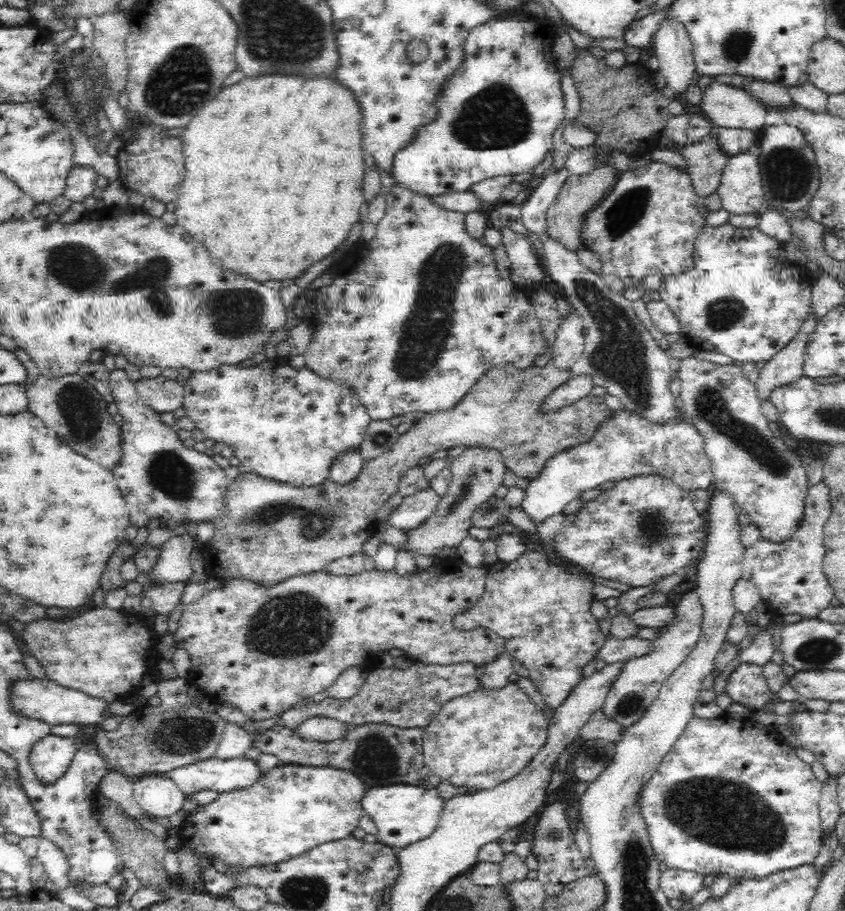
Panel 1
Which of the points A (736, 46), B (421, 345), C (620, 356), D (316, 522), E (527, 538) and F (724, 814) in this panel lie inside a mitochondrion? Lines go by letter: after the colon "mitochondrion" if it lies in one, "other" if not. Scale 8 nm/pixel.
A: mitochondrion
B: mitochondrion
C: mitochondrion
D: mitochondrion
E: other
F: mitochondrion

